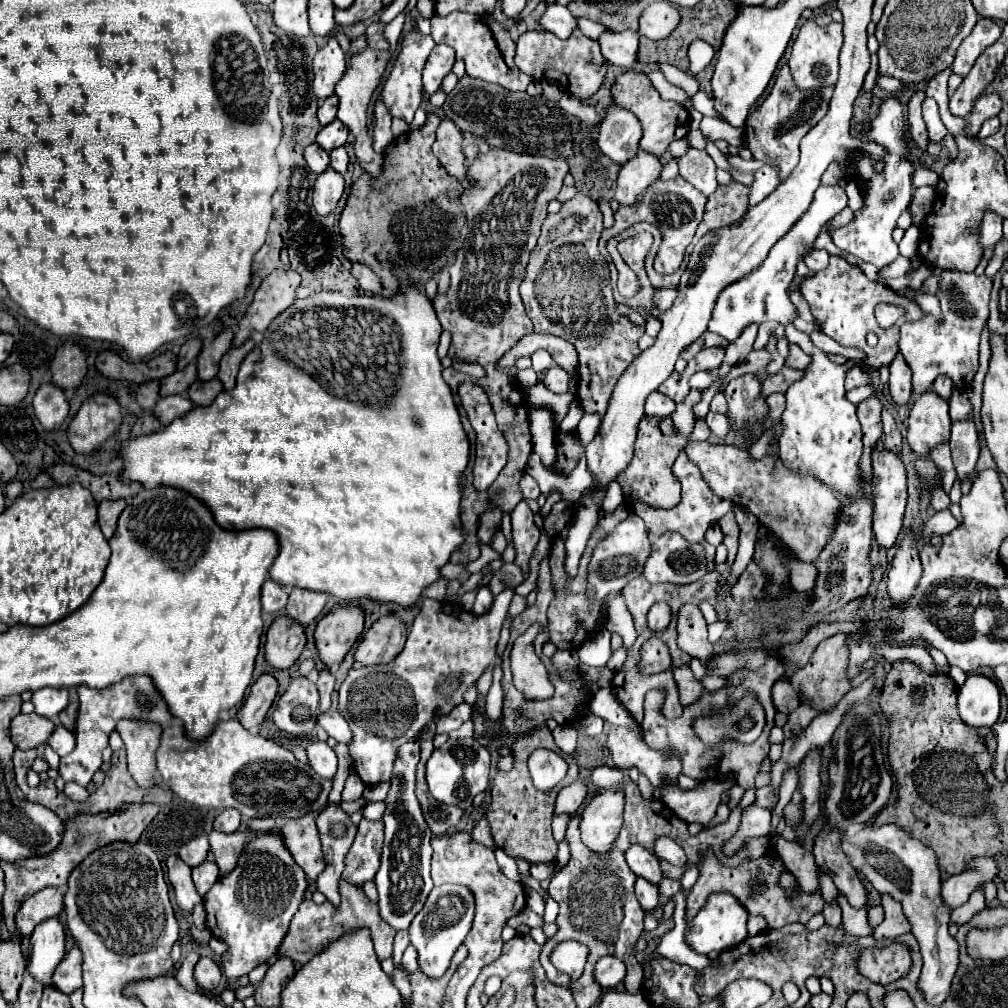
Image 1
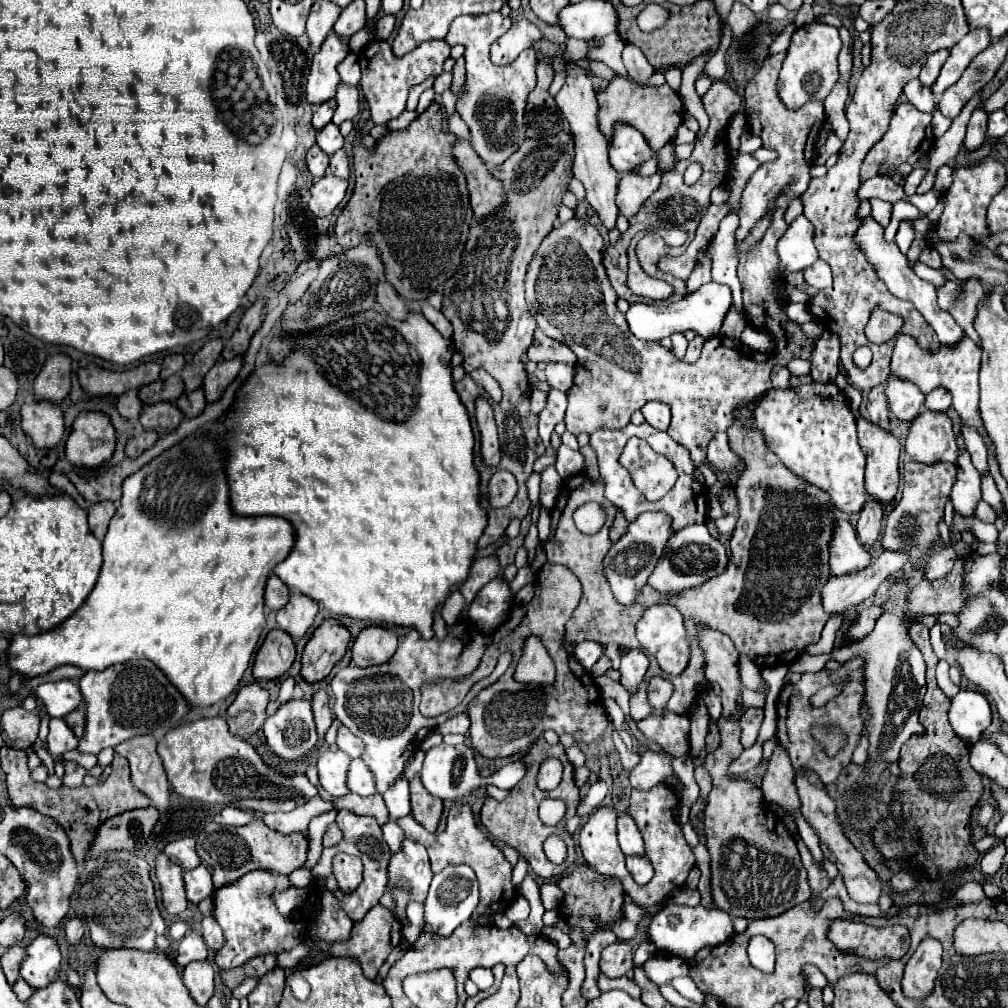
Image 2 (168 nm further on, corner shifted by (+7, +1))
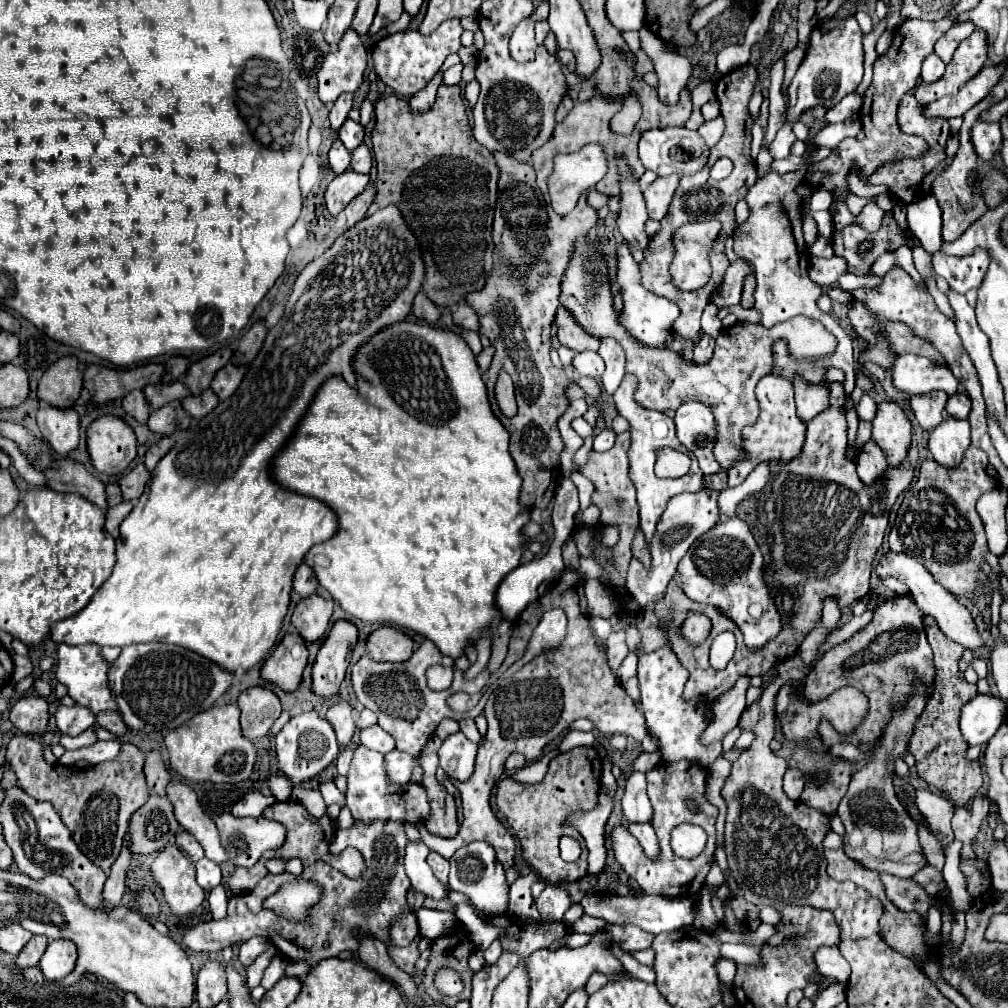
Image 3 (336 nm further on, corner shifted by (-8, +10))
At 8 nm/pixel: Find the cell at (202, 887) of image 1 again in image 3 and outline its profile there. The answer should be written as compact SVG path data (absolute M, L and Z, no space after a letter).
M202 858L196 862L196 880L198 884L210 892L212 888L216 888L222 880L222 872L220 872L220 866L208 858Z

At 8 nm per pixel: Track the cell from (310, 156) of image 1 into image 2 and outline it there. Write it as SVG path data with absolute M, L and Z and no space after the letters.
M313 145L313 147L307 151L307 169L309 169L309 173L311 173L315 179L319 179L319 177L325 175L327 167L329 167L329 157L327 157L317 145Z

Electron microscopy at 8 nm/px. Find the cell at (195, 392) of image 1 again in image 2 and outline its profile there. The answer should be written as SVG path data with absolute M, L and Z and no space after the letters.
M195 389L191 393L183 393L177 399L177 407L183 411L185 417L197 417L203 413L203 409L207 407L207 399L203 389Z

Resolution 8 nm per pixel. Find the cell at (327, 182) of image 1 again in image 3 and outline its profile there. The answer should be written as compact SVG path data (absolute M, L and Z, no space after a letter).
M352 168L344 174L338 174L326 190L326 208L328 208L328 212L332 216L338 216L348 206L348 202L366 188L368 182L370 182L368 174L358 174Z

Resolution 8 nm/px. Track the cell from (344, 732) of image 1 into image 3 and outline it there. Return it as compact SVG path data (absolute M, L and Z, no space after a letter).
M372 726L372 728L360 730L360 742L366 748L382 752L382 754L388 754L388 752L392 752L396 748L394 738L388 732L384 732L380 726Z

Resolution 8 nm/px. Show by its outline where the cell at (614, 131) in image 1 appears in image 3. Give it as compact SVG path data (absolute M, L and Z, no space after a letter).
M662 128L662 130L648 130L640 138L640 160L644 168L656 172L658 176L678 174L690 176L700 172L710 156L710 148L704 144L702 136L688 128Z

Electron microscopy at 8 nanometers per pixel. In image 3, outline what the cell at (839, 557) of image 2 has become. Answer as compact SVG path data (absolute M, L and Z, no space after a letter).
M888 552L888 554L880 556L880 560L878 560L876 566L874 566L874 572L876 572L880 578L892 576L892 578L898 578L900 582L908 584L910 592L912 592L914 598L916 598L918 608L920 608L924 614L934 616L936 622L938 622L938 626L940 626L940 630L942 630L948 638L952 638L954 642L964 644L968 650L976 650L976 648L980 648L980 646L984 644L982 638L980 638L980 634L976 632L974 620L972 620L970 612L966 610L966 606L962 606L962 604L956 600L956 596L952 596L946 588L942 588L936 580L932 580L932 574L930 574L918 560L914 560L914 558L910 558L910 556L904 556L904 554Z

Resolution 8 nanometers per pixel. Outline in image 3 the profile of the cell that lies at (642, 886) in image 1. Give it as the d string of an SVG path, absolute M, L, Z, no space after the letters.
M628 824L628 832L638 838L638 842L642 844L642 848L644 848L648 858L656 858L658 856L660 848L658 848L658 840L656 840L652 824Z

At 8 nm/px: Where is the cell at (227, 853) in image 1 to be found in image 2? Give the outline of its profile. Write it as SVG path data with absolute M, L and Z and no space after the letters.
M261 819L251 821L243 827L219 827L209 825L197 837L197 853L201 863L211 867L213 885L223 887L233 883L237 877L253 871L253 869L269 869L275 873L289 875L291 871L299 869L307 859L307 839L303 833L283 835L279 831L269 829Z

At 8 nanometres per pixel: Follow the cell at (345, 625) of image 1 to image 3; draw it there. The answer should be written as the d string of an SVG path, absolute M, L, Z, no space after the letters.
M338 620L324 638L312 668L312 692L320 698L338 696L340 684L346 676L348 656L358 642L358 630L348 620Z

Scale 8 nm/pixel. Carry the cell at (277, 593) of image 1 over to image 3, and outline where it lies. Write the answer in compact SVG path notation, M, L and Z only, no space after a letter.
M300 564L294 576L294 590L300 592L302 596L310 596L318 590L318 580L316 574L312 572L312 568L308 568L308 564Z

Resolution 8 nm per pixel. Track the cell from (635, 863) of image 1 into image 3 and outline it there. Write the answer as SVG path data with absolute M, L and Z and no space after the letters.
M632 772L622 796L622 812L626 822L650 822L652 806L646 796L646 776Z

